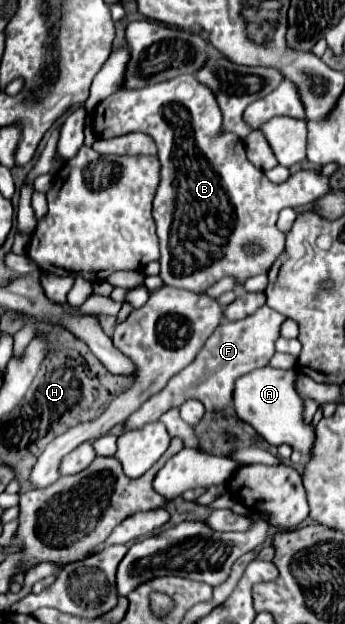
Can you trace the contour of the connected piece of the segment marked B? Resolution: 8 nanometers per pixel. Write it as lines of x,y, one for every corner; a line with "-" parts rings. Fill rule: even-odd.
177,76
161,84
145,86
141,90
121,90
111,94
95,108
95,134
99,138
121,136
123,132
145,132
159,148
161,160
161,184
153,200
153,218
157,222
157,236
161,242
161,280
167,286
183,288
195,294
203,294
217,280
231,276
237,284
245,284
247,278
265,274
285,250
285,236
277,230
275,218
281,208
303,208
309,202
329,192
329,178
321,172
301,170
289,176
283,184
273,184
265,174
255,168
247,156
243,140
235,134
219,134
221,110
213,92
203,86
195,76
-
245,244
261,244
263,250
255,256
245,254

